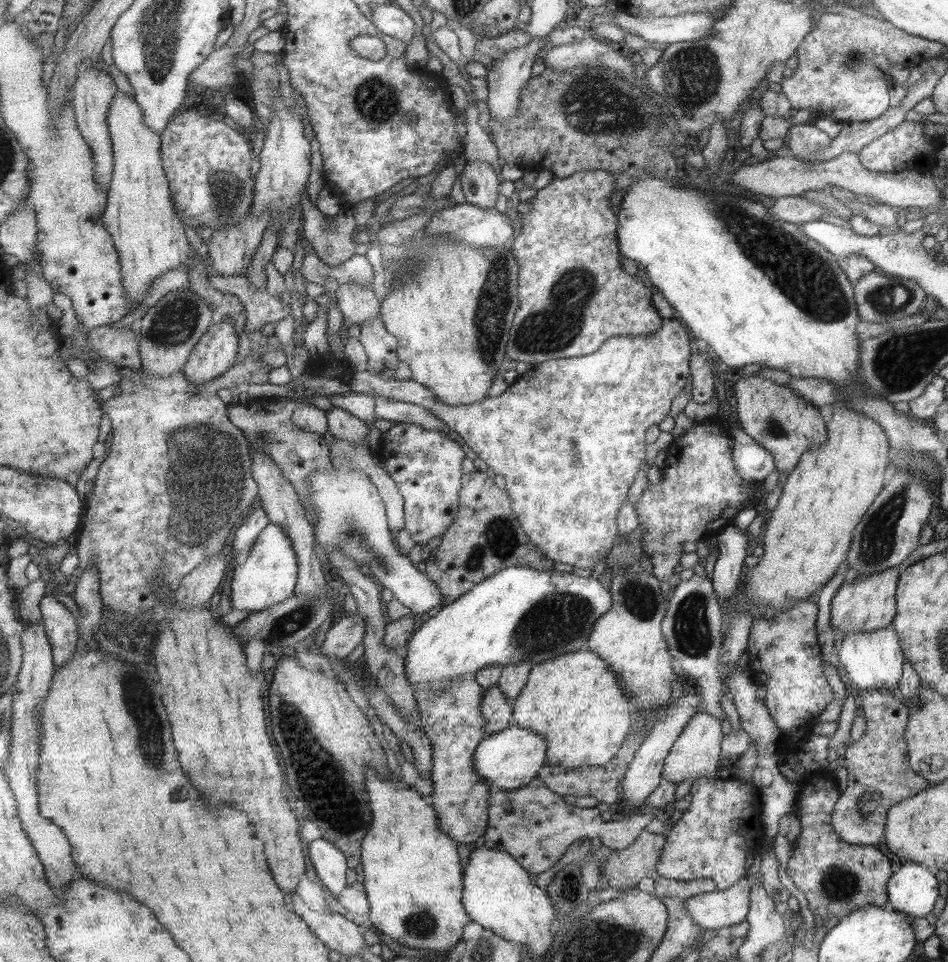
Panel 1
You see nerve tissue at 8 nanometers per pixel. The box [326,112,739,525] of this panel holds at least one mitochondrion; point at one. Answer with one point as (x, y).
(564, 316)

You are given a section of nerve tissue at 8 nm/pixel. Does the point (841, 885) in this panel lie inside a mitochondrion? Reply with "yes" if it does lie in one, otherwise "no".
yes

